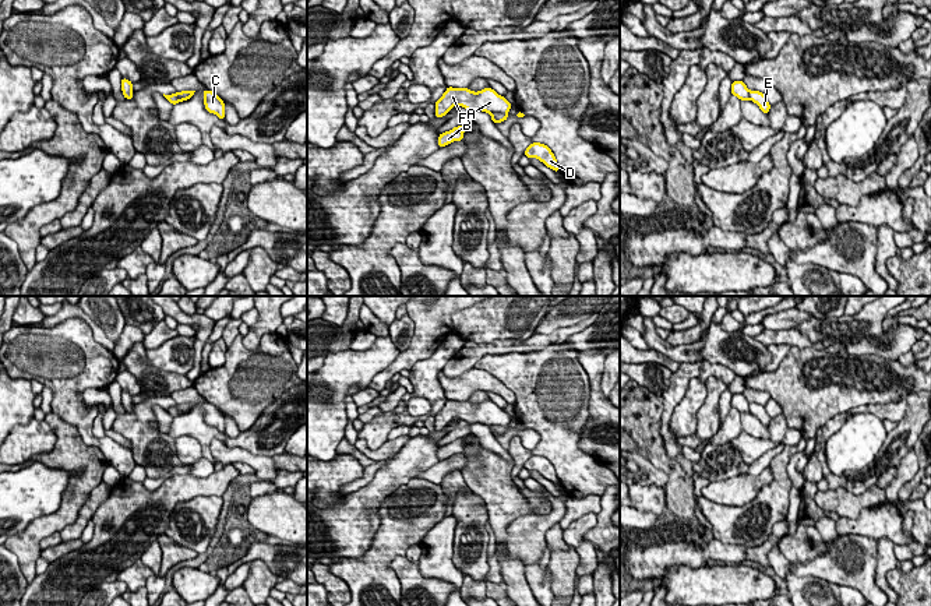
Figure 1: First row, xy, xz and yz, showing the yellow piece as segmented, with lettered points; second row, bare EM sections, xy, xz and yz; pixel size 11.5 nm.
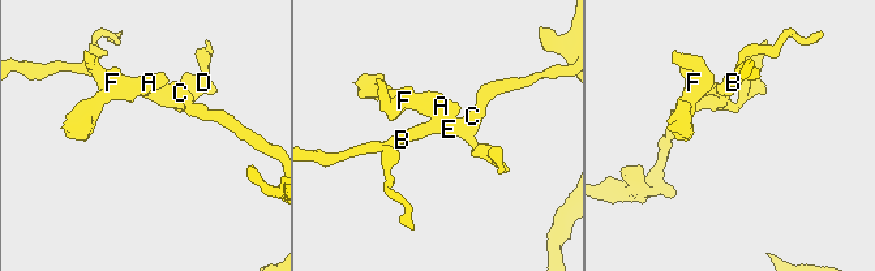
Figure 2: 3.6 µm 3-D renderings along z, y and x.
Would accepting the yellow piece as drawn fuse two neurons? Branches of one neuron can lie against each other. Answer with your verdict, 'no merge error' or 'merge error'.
merge error

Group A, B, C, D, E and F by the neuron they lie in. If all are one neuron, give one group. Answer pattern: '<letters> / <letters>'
A F / B C D E

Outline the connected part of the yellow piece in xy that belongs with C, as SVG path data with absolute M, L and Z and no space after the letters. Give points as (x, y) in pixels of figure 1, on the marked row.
M204 89L204 105L209 113L216 114L221 120L225 120L225 102L212 91Z

